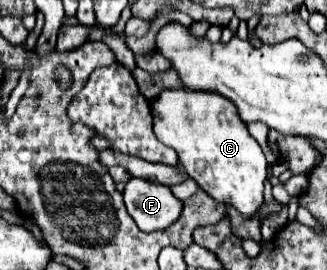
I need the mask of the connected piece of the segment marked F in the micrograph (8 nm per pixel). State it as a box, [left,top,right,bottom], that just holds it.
[124,179,182,233]

